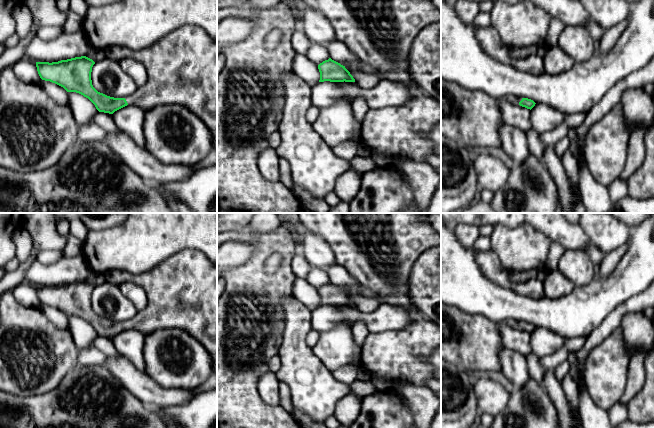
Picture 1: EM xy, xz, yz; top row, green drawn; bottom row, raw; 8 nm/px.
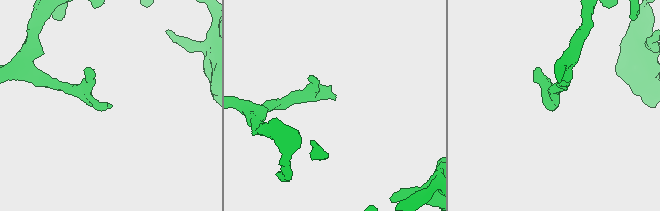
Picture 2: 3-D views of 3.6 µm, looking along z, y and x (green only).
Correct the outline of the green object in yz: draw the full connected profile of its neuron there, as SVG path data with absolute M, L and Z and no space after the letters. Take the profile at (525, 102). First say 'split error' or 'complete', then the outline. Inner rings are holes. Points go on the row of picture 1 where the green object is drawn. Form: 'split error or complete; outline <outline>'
split error; outline M509 95L505 98L506 100L508 100L509 102L516 104L516 105L520 105L522 107L525 107L527 109L532 109L535 106L535 102L531 99L528 98L522 98L522 97L515 97L513 95Z

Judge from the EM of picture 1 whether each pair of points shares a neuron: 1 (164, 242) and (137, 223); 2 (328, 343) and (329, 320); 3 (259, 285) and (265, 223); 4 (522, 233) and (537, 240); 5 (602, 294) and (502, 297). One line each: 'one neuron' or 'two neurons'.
1: one neuron
2: two neurons
3: two neurons
4: one neuron
5: one neuron

